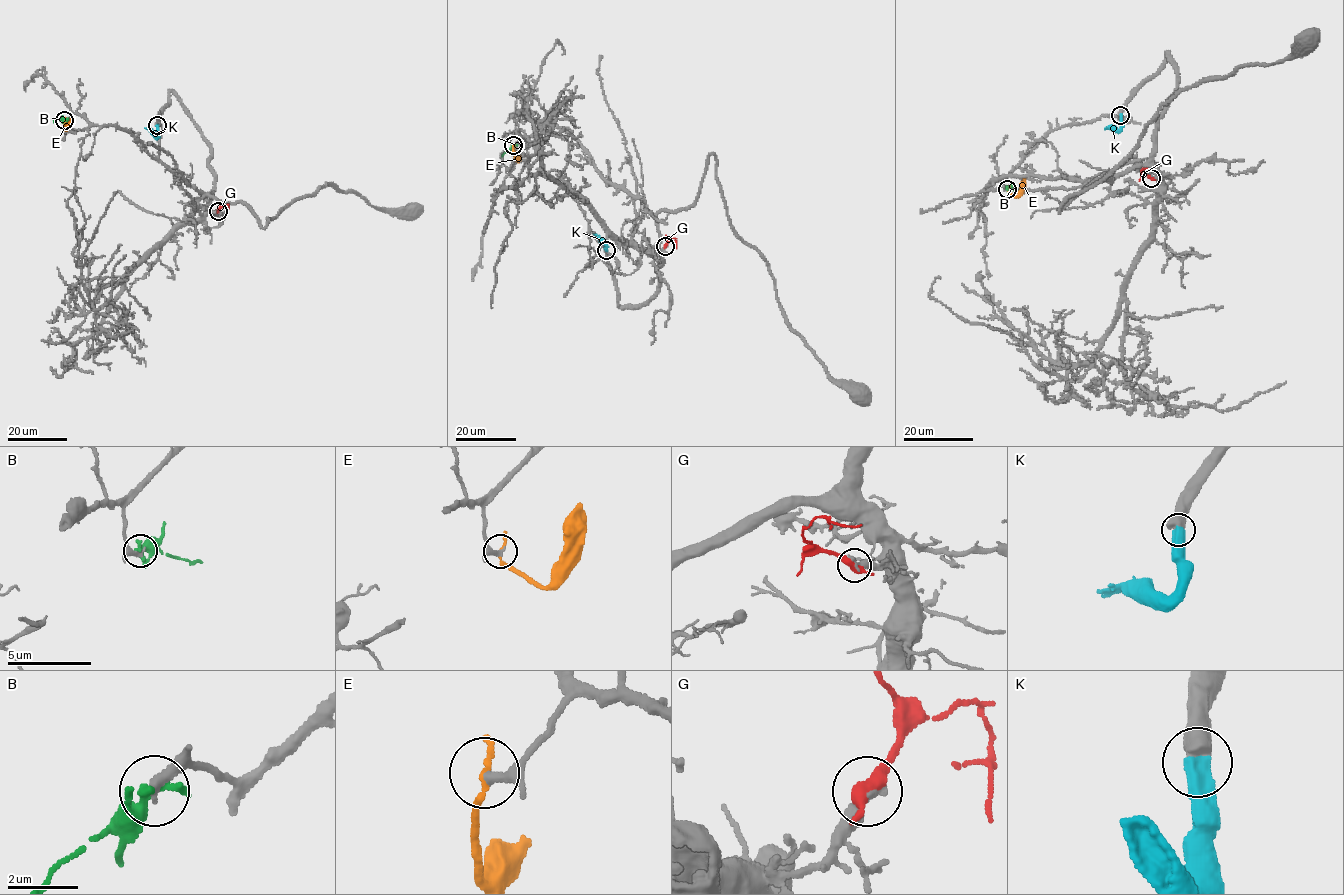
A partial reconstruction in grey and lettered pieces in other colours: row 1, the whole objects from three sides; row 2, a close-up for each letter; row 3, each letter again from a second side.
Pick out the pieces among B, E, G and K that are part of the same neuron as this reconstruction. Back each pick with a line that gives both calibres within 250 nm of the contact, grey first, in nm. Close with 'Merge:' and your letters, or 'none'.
K: 650/600 nm
Merge: K

